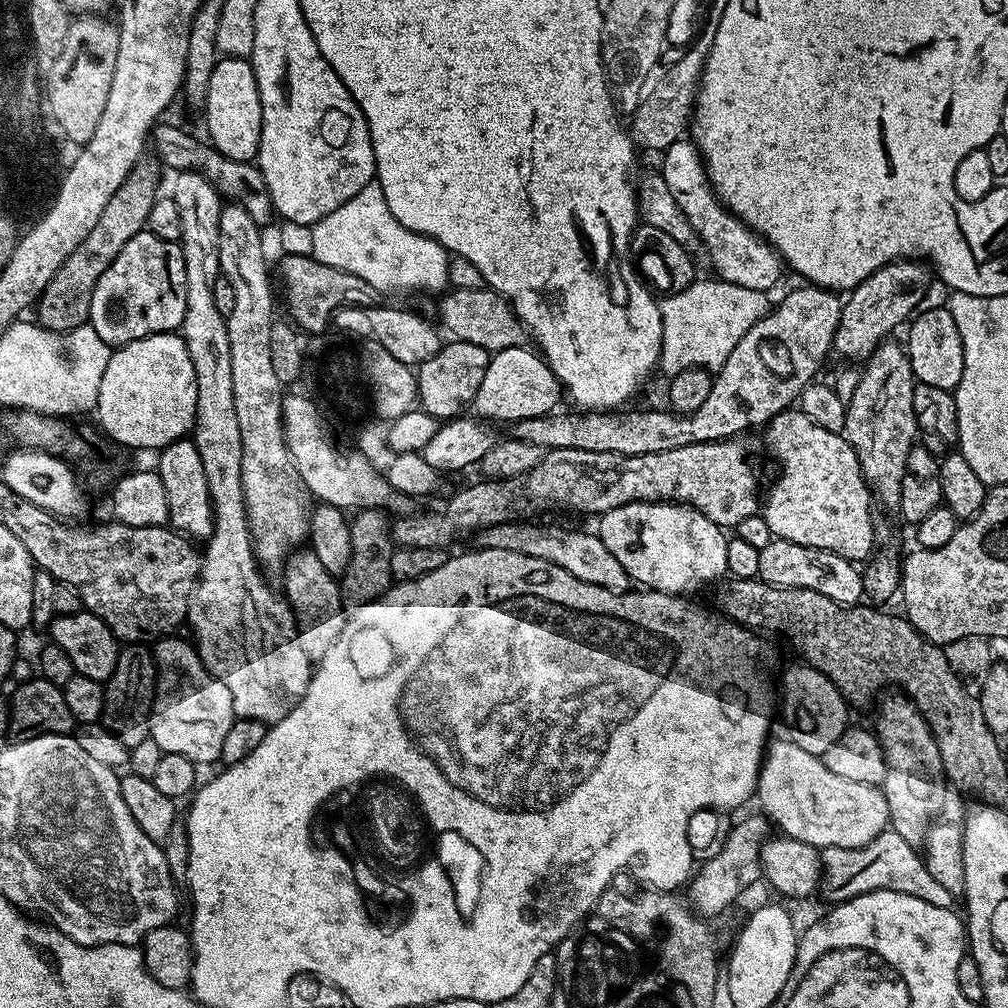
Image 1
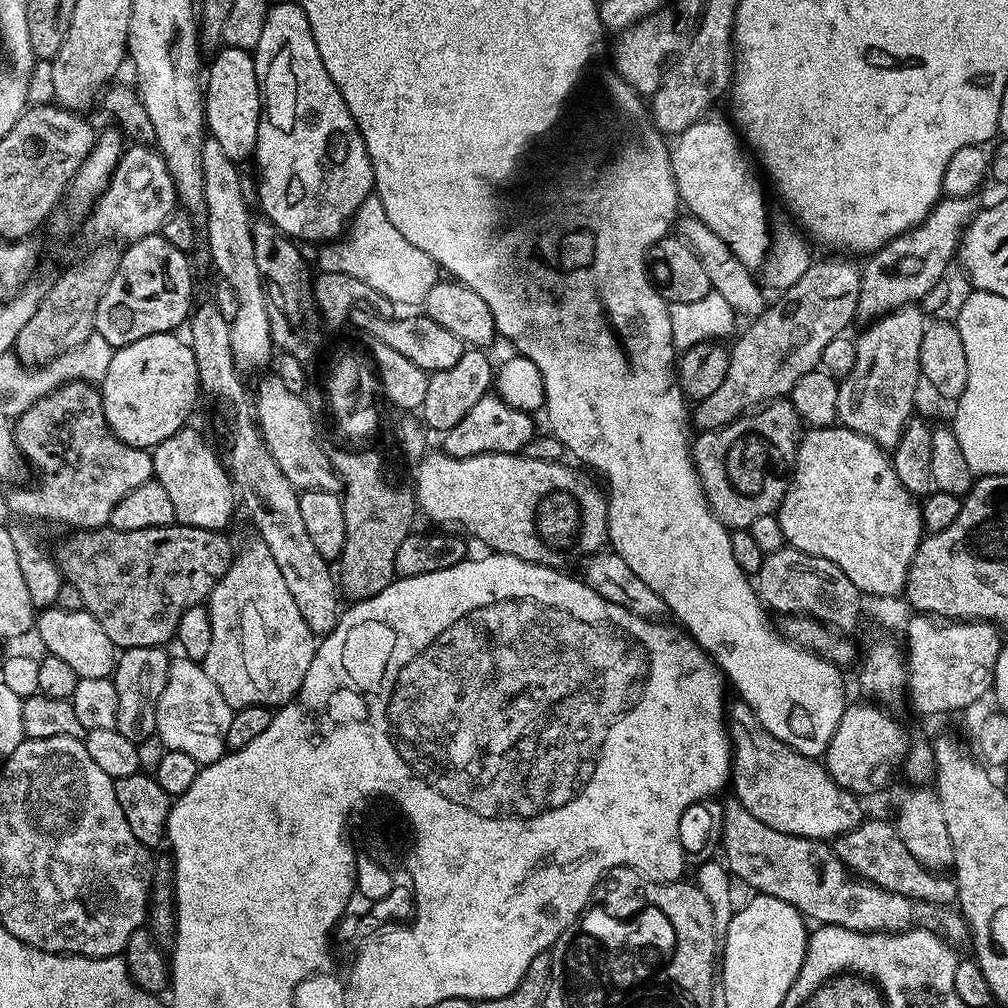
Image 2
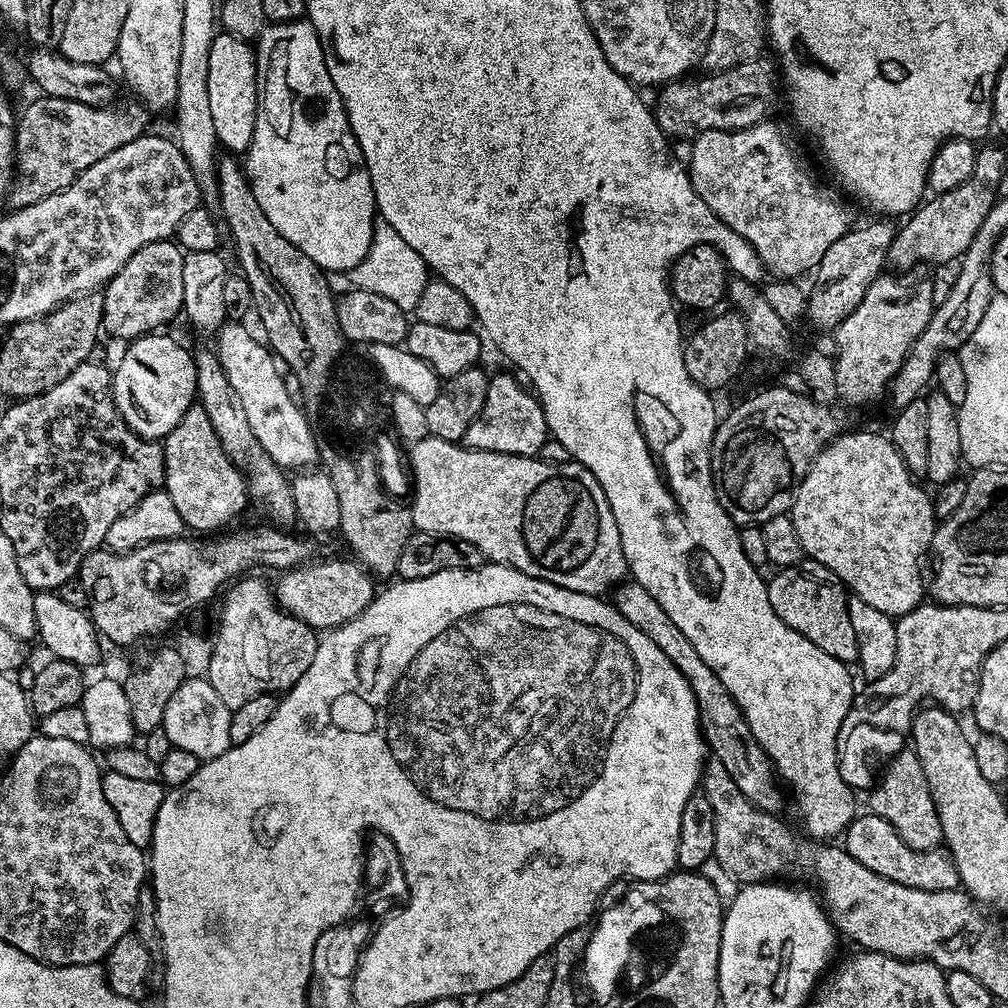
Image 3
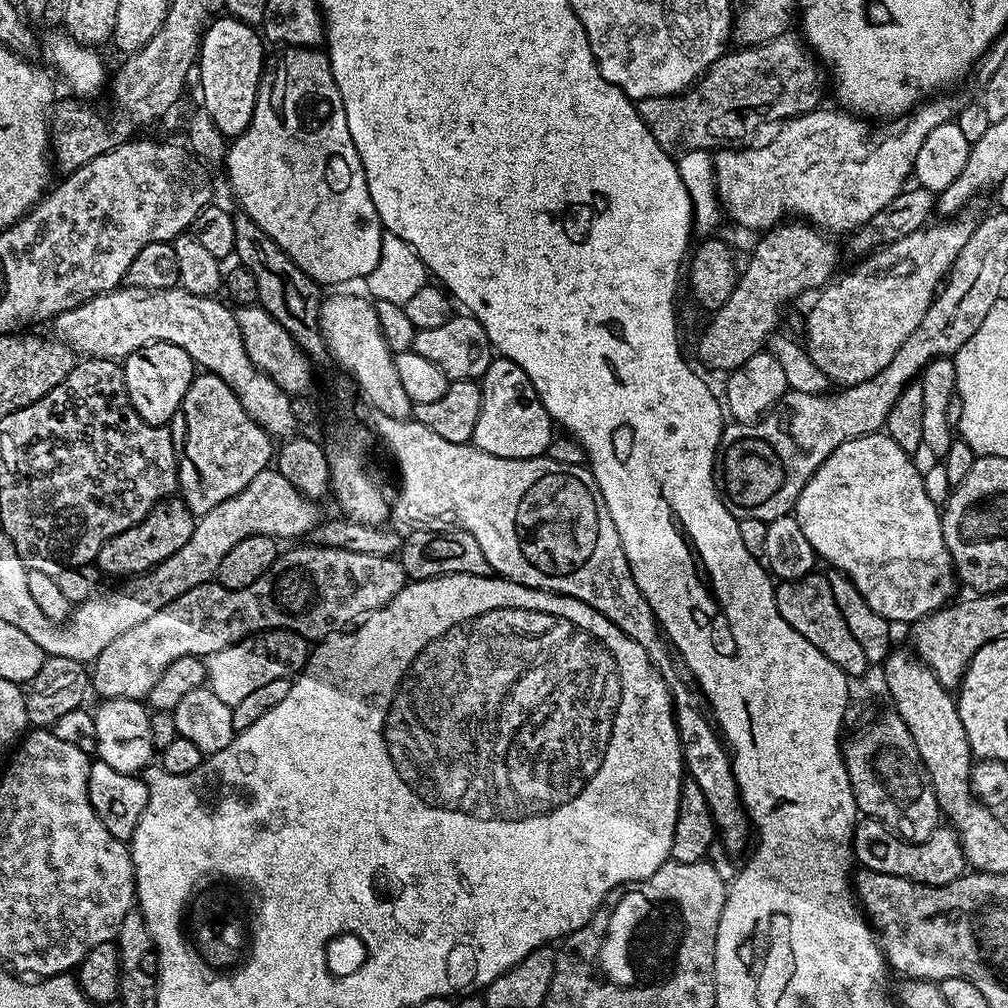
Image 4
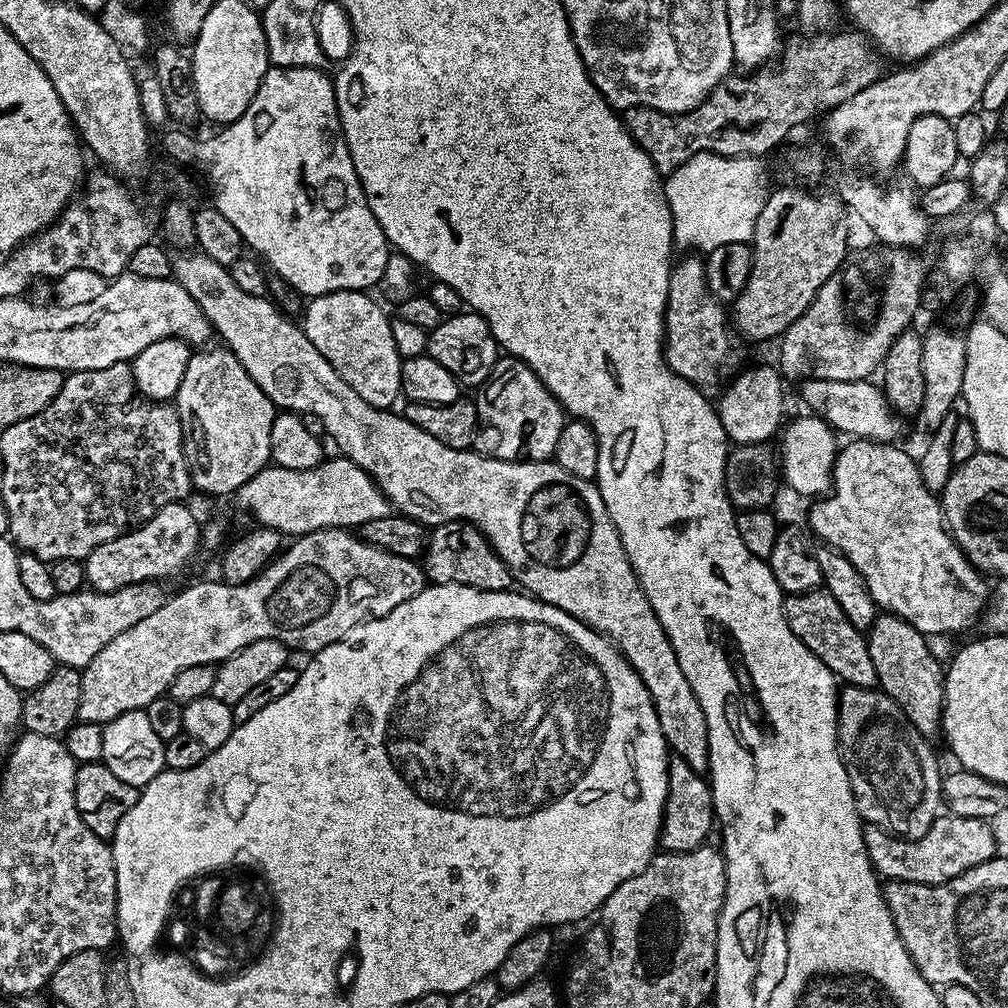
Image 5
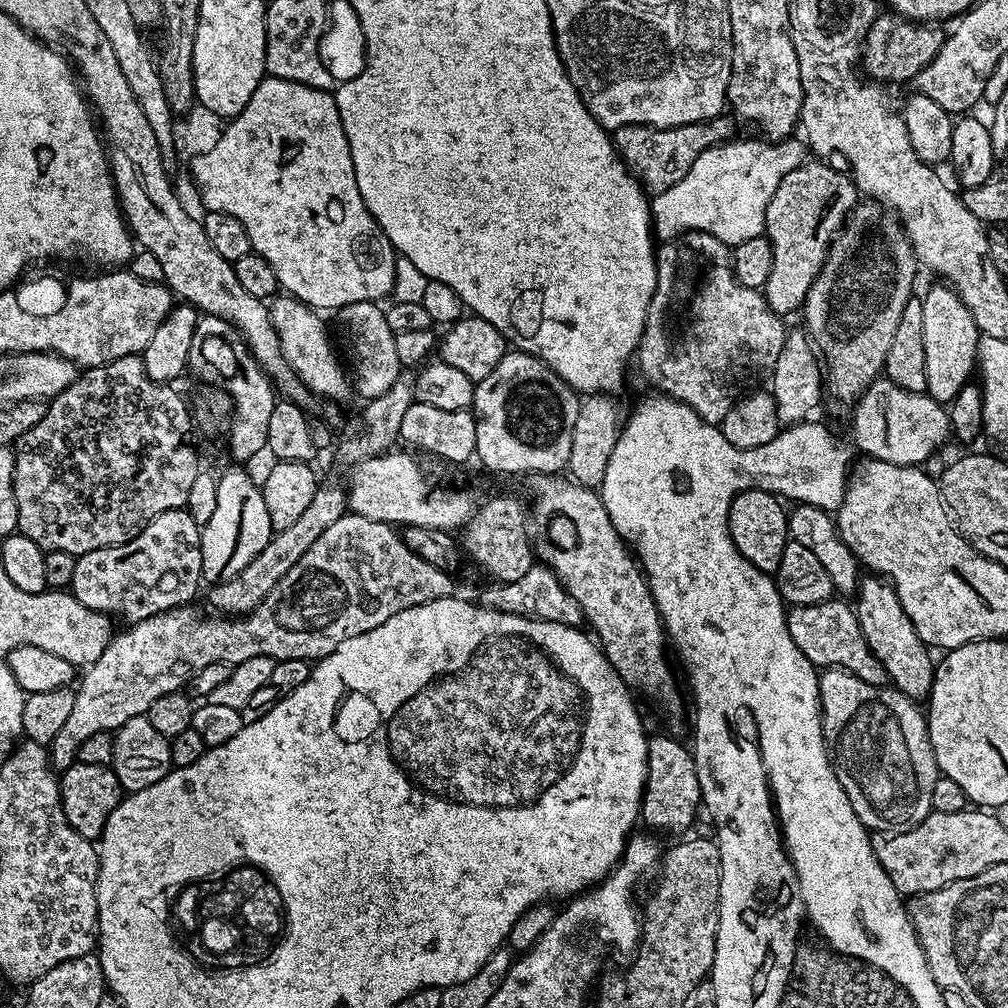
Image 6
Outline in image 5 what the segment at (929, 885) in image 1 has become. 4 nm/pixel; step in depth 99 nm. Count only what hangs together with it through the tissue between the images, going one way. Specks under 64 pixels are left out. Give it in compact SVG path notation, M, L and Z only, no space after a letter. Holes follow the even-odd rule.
M940 814L930 826L930 830L926 830L926 834L922 834L922 838L906 840L889 832L887 828L879 828L876 824L864 824L866 854L870 858L873 868L885 881L905 880L915 884L945 884L950 878L958 878L966 870L991 860L997 855L996 836L992 833L992 827L993 825L987 820Z

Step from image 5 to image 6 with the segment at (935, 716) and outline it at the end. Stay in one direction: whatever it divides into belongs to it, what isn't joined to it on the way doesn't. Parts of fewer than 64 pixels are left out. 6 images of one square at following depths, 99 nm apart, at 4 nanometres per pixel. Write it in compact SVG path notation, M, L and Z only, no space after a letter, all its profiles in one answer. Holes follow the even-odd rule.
M875 574L865 575L856 590L854 607L870 650L878 658L878 662L886 666L891 687L912 700L923 701L932 689L933 653L922 642L918 630L914 630L914 622L910 622L906 610L902 610L902 602L892 585Z

